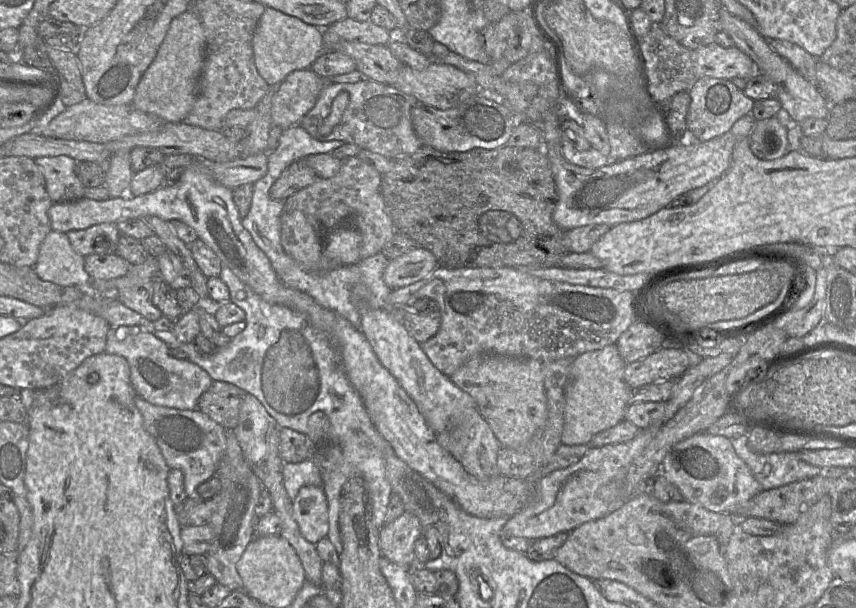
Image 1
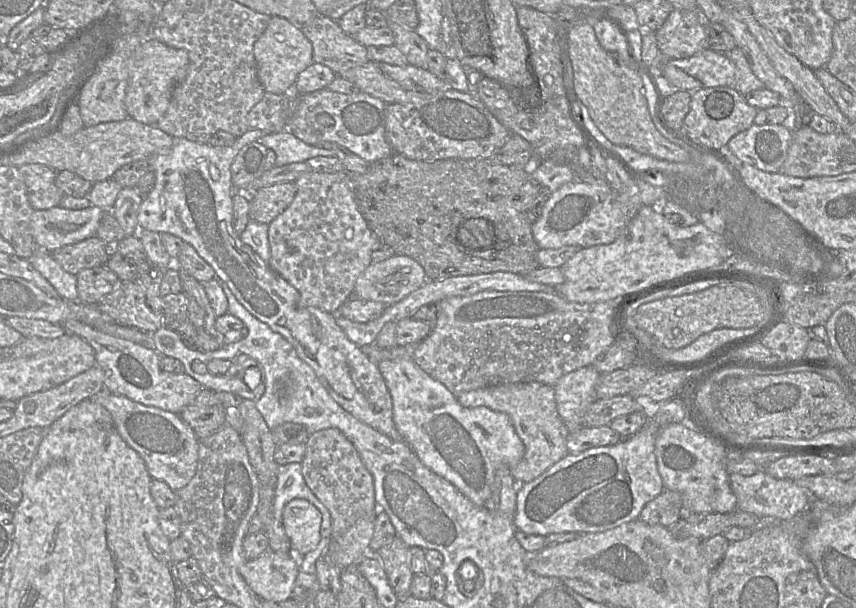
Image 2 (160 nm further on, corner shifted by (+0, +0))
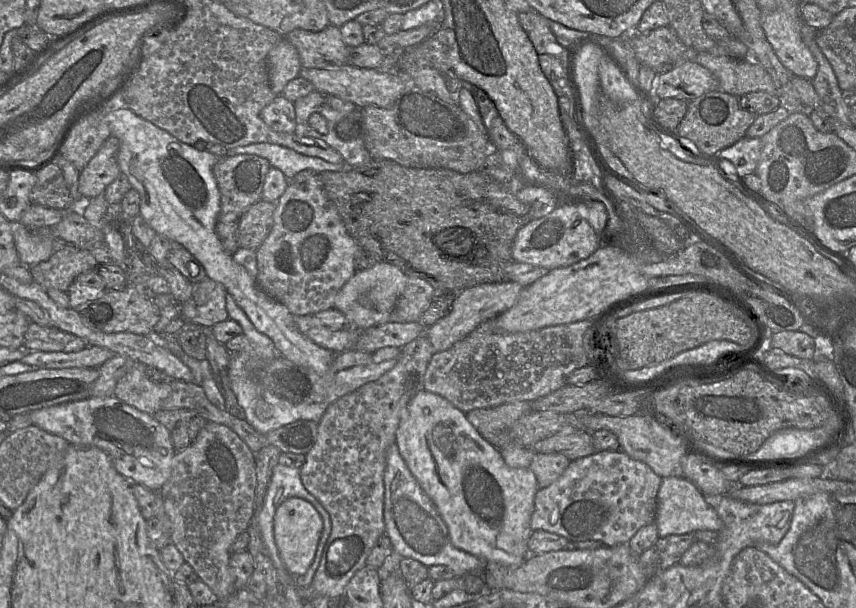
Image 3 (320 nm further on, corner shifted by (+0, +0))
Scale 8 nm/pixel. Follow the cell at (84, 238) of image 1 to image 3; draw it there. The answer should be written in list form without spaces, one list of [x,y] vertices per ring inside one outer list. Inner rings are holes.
[[[61,244],[48,260],[30,266],[30,274],[45,290],[54,288],[67,292],[78,275],[98,264],[90,249]]]

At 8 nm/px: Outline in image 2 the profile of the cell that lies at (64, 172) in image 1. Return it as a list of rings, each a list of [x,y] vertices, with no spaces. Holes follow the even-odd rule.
[[[39,163],[23,164],[18,169],[24,178],[28,200],[34,210],[59,206],[64,194],[55,184],[56,170]]]

